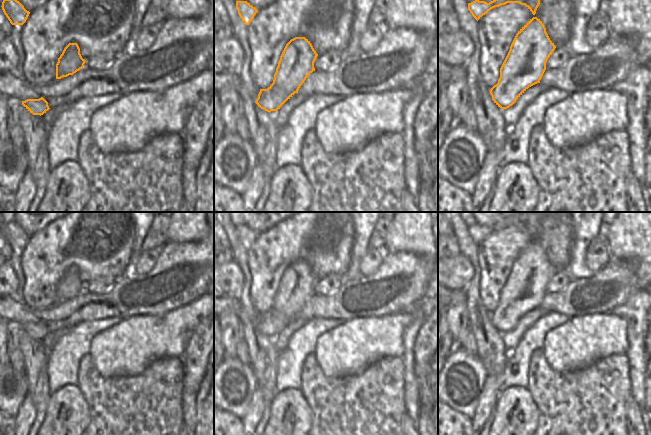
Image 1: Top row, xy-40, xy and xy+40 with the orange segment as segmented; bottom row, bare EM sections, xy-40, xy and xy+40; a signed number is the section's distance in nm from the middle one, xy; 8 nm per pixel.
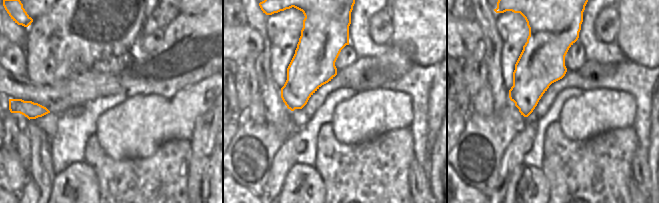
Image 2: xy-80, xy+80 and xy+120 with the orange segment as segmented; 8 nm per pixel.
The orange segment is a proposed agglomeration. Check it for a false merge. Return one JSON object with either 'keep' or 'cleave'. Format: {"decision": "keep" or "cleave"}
{"decision": "cleave"}

